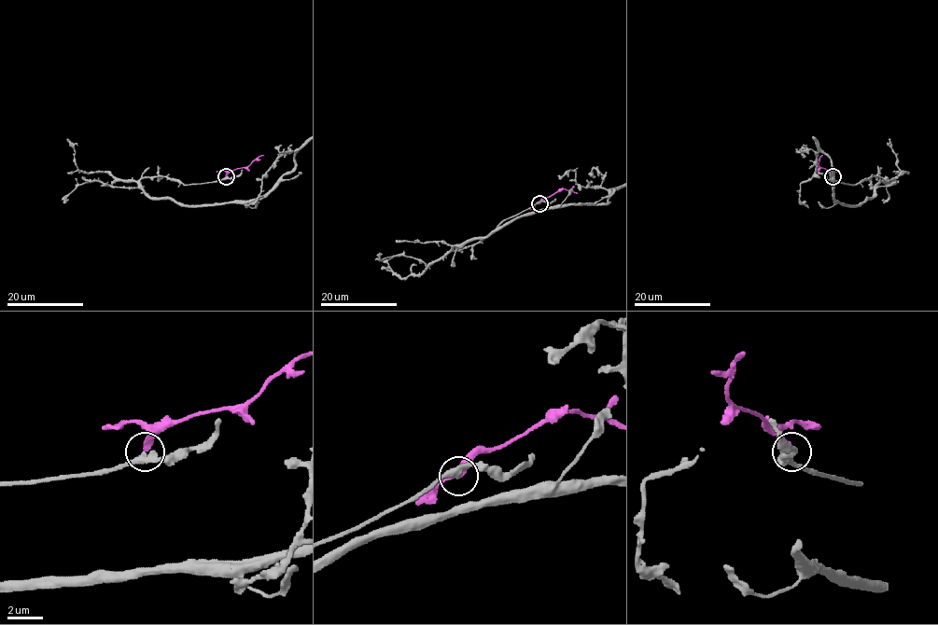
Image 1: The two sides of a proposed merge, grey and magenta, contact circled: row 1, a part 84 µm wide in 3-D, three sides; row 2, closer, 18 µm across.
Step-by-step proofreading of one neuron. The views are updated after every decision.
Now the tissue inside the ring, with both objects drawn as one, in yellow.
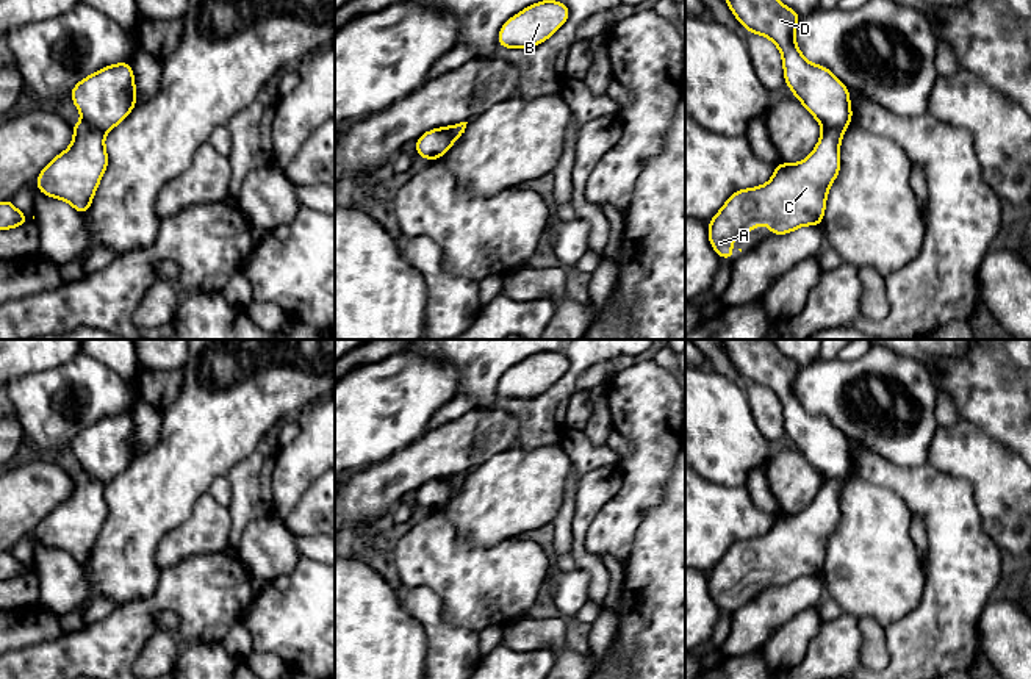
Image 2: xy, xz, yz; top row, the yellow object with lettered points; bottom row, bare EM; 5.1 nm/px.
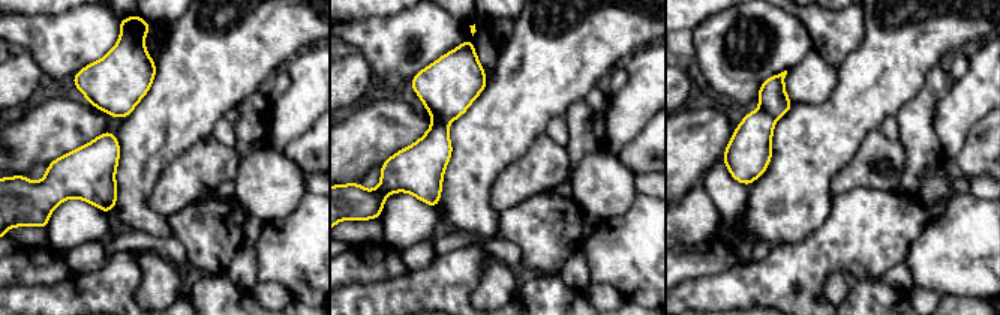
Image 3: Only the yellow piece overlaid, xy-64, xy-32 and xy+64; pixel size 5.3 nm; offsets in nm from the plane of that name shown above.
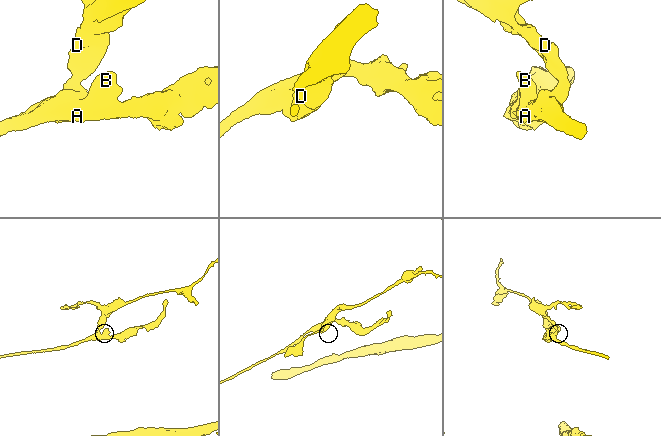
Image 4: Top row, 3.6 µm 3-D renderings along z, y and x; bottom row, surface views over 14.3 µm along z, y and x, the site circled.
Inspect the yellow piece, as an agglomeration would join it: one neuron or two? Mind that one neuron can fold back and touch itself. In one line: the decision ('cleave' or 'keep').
cleave

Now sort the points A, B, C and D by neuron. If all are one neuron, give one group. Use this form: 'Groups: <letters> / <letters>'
Groups: A B C / D

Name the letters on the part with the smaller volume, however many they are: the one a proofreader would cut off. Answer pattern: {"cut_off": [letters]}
{"cut_off": ["D"]}

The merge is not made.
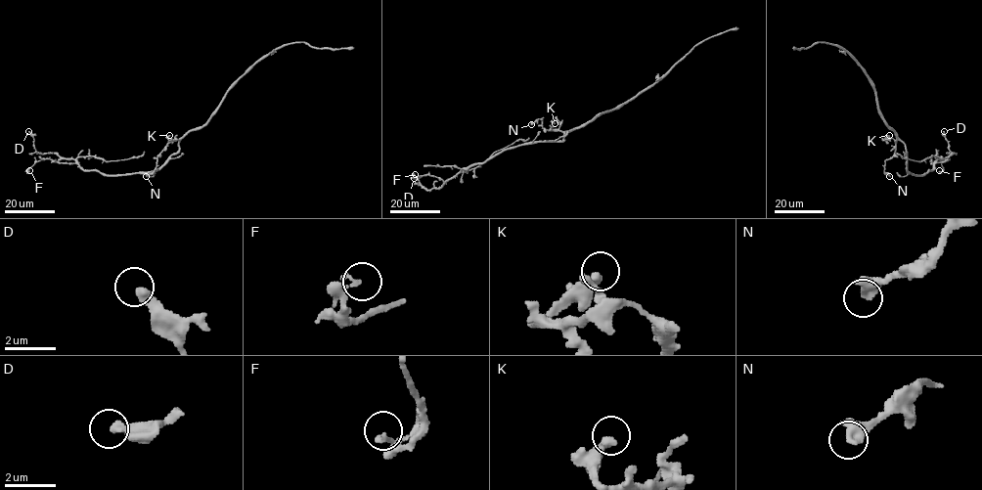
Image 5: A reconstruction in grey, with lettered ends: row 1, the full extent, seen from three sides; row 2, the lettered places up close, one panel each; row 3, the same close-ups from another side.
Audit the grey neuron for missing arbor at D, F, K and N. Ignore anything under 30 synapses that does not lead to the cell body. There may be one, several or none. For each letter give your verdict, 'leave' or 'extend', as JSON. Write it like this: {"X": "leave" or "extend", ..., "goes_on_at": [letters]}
{"D": "leave", "F": "leave", "K": "leave", "N": "leave", "goes_on_at": []}

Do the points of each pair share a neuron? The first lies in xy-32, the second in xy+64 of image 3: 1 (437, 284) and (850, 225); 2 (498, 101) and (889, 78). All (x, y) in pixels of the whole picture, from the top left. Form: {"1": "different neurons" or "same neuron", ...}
{"1": "same neuron", "2": "same neuron"}

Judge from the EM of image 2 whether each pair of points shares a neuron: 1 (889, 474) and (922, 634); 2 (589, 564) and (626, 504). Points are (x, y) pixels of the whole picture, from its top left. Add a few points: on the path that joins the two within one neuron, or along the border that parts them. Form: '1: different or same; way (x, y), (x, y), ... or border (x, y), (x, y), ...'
1: same; way (930, 509), (944, 523), (944, 593)
2: different; border (595, 517), (587, 532), (585, 546), (601, 557)

